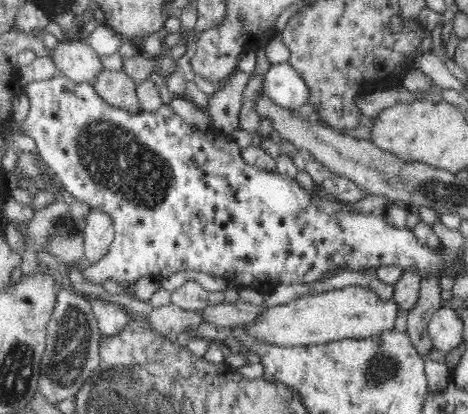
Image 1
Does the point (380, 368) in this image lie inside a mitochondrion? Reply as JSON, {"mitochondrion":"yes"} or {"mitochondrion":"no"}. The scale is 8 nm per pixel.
{"mitochondrion":"yes"}

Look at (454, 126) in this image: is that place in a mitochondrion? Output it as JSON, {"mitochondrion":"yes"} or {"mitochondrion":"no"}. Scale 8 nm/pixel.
{"mitochondrion":"no"}

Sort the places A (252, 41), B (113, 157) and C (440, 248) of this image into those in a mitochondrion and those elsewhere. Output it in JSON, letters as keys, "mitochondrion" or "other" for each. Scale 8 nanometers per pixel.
{"A":"other","B":"mitochondrion","C":"other"}

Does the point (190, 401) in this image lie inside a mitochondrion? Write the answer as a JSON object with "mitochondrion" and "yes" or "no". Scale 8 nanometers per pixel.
{"mitochondrion":"yes"}

